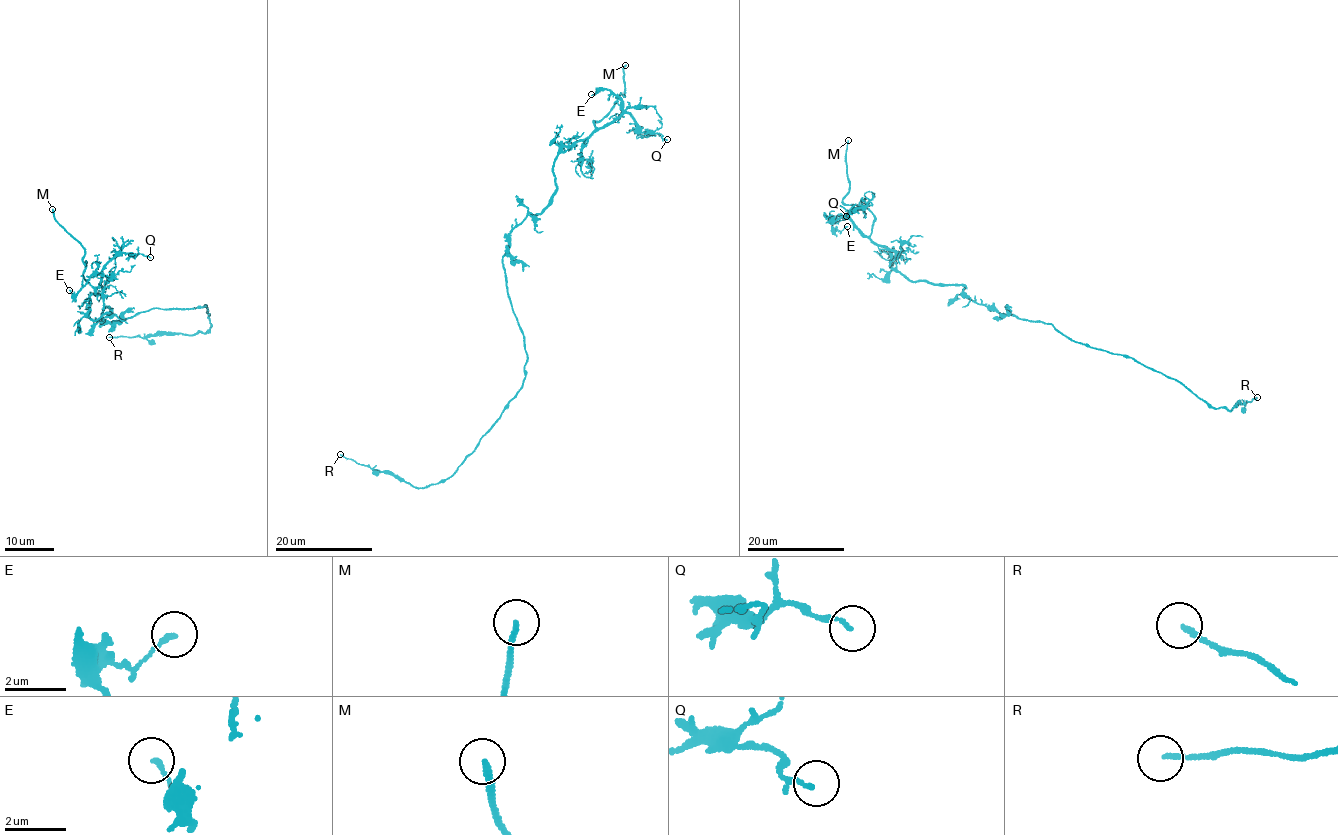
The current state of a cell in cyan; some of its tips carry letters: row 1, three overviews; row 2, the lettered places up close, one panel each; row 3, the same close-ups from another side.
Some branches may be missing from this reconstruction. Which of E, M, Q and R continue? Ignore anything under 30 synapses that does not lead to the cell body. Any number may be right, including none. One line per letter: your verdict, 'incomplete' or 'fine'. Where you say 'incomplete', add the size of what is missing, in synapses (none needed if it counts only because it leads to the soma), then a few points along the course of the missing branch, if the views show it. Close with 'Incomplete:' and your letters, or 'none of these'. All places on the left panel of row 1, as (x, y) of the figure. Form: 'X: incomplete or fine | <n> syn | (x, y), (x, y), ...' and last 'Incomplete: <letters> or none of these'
E: fine
M: incomplete | (52, 209), (36, 151), (43, 125), (45, 95), (46, 101)
Q: fine
R: fine
Incomplete: M

